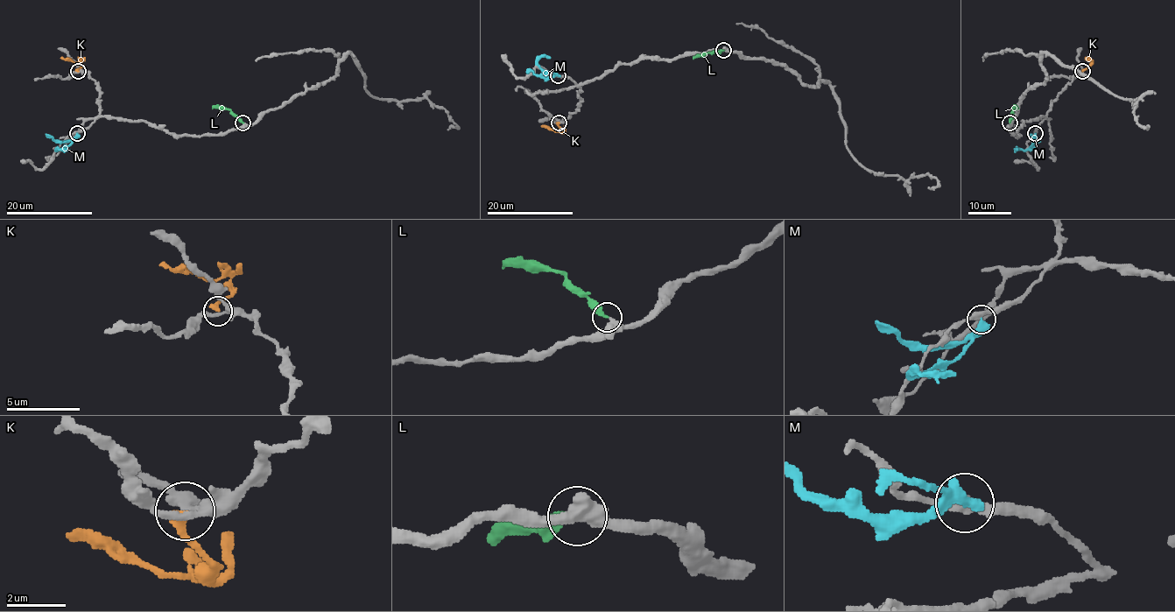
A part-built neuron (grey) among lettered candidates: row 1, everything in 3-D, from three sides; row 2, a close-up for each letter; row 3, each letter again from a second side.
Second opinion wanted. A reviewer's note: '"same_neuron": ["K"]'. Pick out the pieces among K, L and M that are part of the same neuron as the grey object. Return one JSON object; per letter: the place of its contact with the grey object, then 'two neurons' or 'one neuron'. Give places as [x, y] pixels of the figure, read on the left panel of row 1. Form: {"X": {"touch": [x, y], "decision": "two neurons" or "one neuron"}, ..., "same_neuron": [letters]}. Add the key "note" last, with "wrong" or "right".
{"K": {"touch": [78, 71], "decision": "two neurons"}, "L": {"touch": [242, 123], "decision": "one neuron"}, "M": {"touch": [77, 133], "decision": "two neurons"}, "same_neuron": ["L"], "note": "wrong"}

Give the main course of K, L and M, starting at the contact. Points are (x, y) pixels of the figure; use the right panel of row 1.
K: (1081, 72), (1091, 63), (1085, 58)
L: (1009, 123), (1012, 109), (1018, 109)
M: (1035, 133), (1032, 144), (1026, 149), (1016, 151), (1018, 149)

